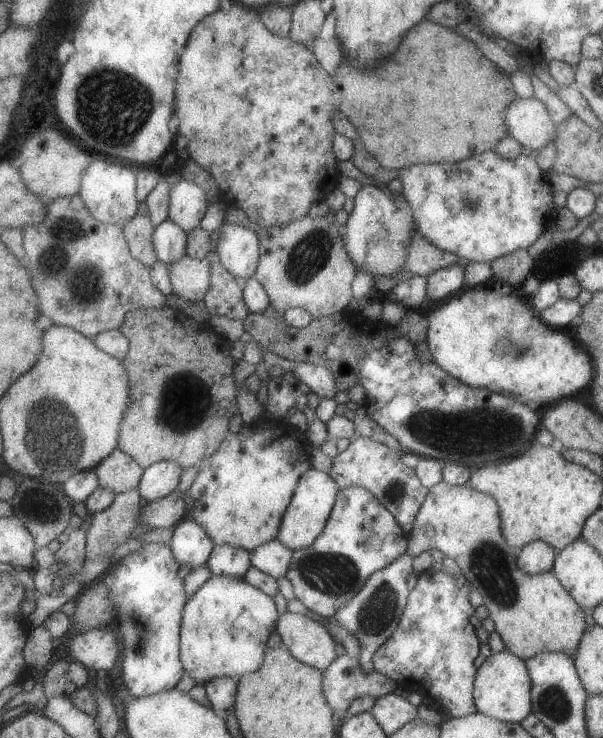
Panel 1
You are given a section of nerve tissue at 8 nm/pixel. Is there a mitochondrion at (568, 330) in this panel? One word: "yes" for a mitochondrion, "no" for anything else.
no

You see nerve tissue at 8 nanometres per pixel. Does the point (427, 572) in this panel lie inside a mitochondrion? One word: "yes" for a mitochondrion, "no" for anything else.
no

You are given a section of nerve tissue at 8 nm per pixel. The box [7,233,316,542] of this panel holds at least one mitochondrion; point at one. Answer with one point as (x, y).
(54, 436)

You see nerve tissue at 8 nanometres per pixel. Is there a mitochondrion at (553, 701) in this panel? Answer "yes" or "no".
yes

